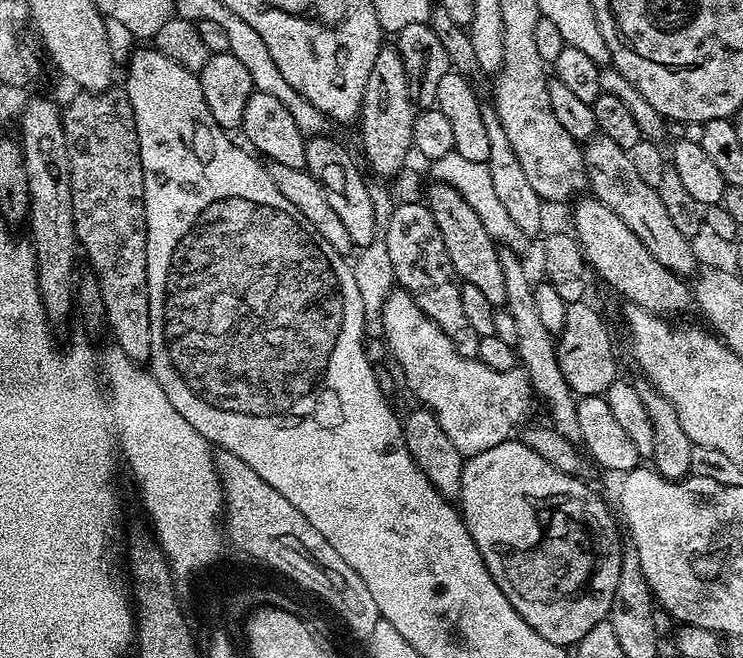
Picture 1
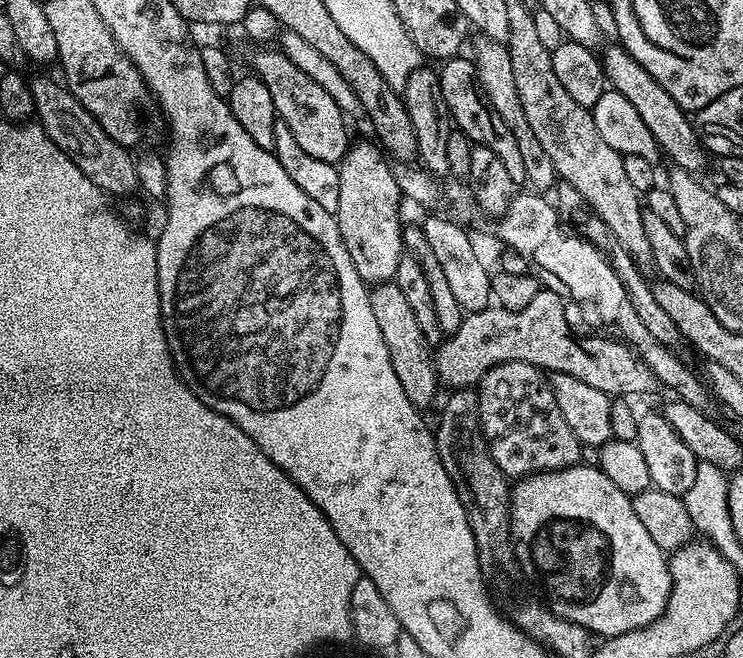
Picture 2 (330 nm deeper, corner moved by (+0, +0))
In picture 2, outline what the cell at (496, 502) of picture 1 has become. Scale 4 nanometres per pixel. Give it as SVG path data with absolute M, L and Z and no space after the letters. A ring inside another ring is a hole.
M581 462L557 472L535 472L533 476L517 479L510 488L508 526L510 529L510 547L516 554L519 571L525 577L540 576L541 582L544 583L543 599L546 601L550 611L558 618L574 622L597 637L600 635L600 638L607 638L618 634L626 634L635 628L645 628L647 624L654 622L662 614L672 589L672 576L668 572L669 557L654 543L654 538L650 538L650 534L642 526L642 521L638 518L638 514L634 514L632 497L627 492L618 490L618 486L614 486L614 482L610 482L610 478L606 478L606 474L602 474L599 466Z

